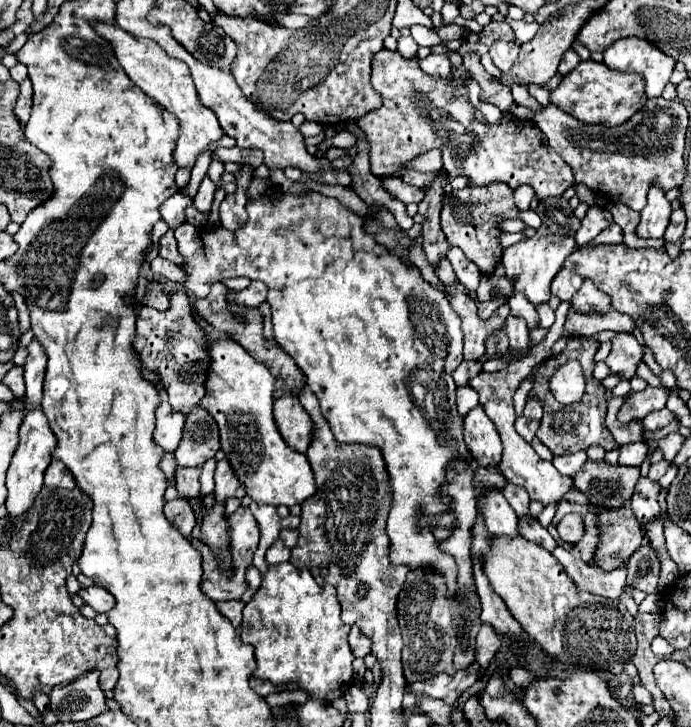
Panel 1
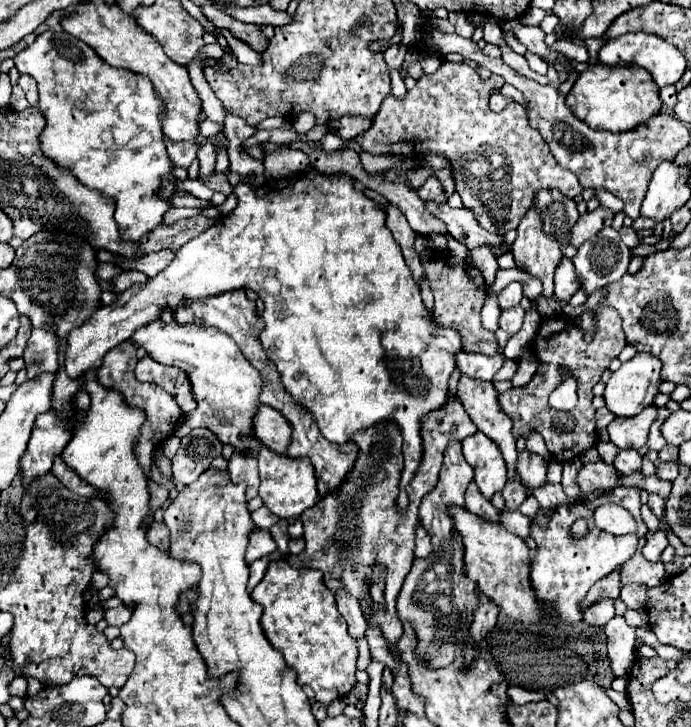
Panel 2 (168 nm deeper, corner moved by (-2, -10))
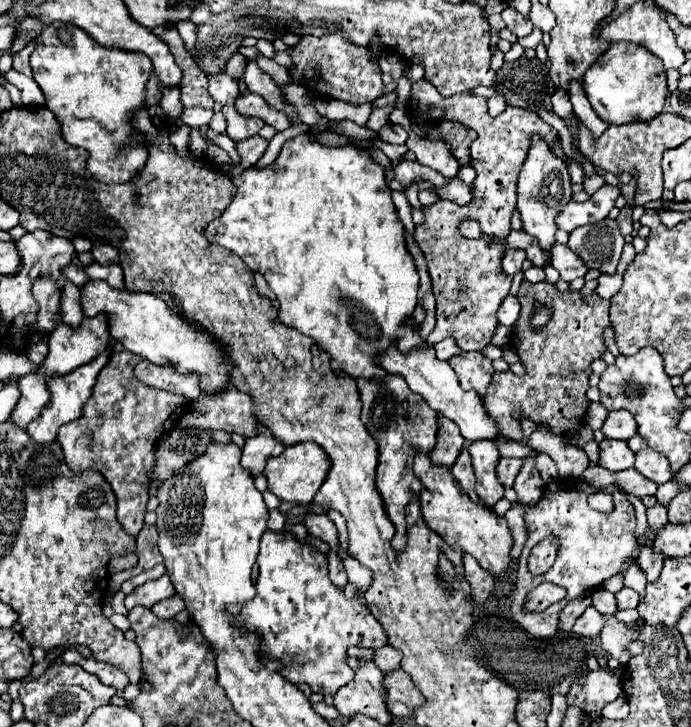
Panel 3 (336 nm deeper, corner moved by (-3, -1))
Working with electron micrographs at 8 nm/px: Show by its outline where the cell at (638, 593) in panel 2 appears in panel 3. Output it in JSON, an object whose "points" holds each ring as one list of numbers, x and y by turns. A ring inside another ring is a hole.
{"points":[[626,587,616,593,618,609,634,609,636,603,638,603,638,599,640,599,640,595,636,591,632,591,632,589,626,589]]}

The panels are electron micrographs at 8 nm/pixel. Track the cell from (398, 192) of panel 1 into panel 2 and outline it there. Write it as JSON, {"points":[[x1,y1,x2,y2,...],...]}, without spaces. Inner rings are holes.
{"points":[[427,202,425,206,435,218,439,218,447,224,447,232,451,234,451,238,465,244,469,250,479,248,479,246,493,246,493,248,507,246,503,236,489,234,487,230,483,230,479,226,479,222,475,220,473,212,467,208,453,210,447,204,435,204,435,202]]}

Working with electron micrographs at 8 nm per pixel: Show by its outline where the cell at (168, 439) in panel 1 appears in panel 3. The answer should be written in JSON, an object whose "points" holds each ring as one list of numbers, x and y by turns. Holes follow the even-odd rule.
{"points":[[80,263,80,267,76,265,68,265,64,269,64,277,68,277,72,283,76,283,78,287,84,287,84,283,88,283,88,275,84,273,84,267,88,267,92,263]]}

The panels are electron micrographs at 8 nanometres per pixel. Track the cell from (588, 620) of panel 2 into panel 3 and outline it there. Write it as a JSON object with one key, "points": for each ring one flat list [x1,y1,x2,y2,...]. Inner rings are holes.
{"points":[[588,607,580,615,580,619,574,623,572,631,578,635,584,635,584,637,596,637,596,635,600,635,602,627,604,627,604,615,596,607]]}

